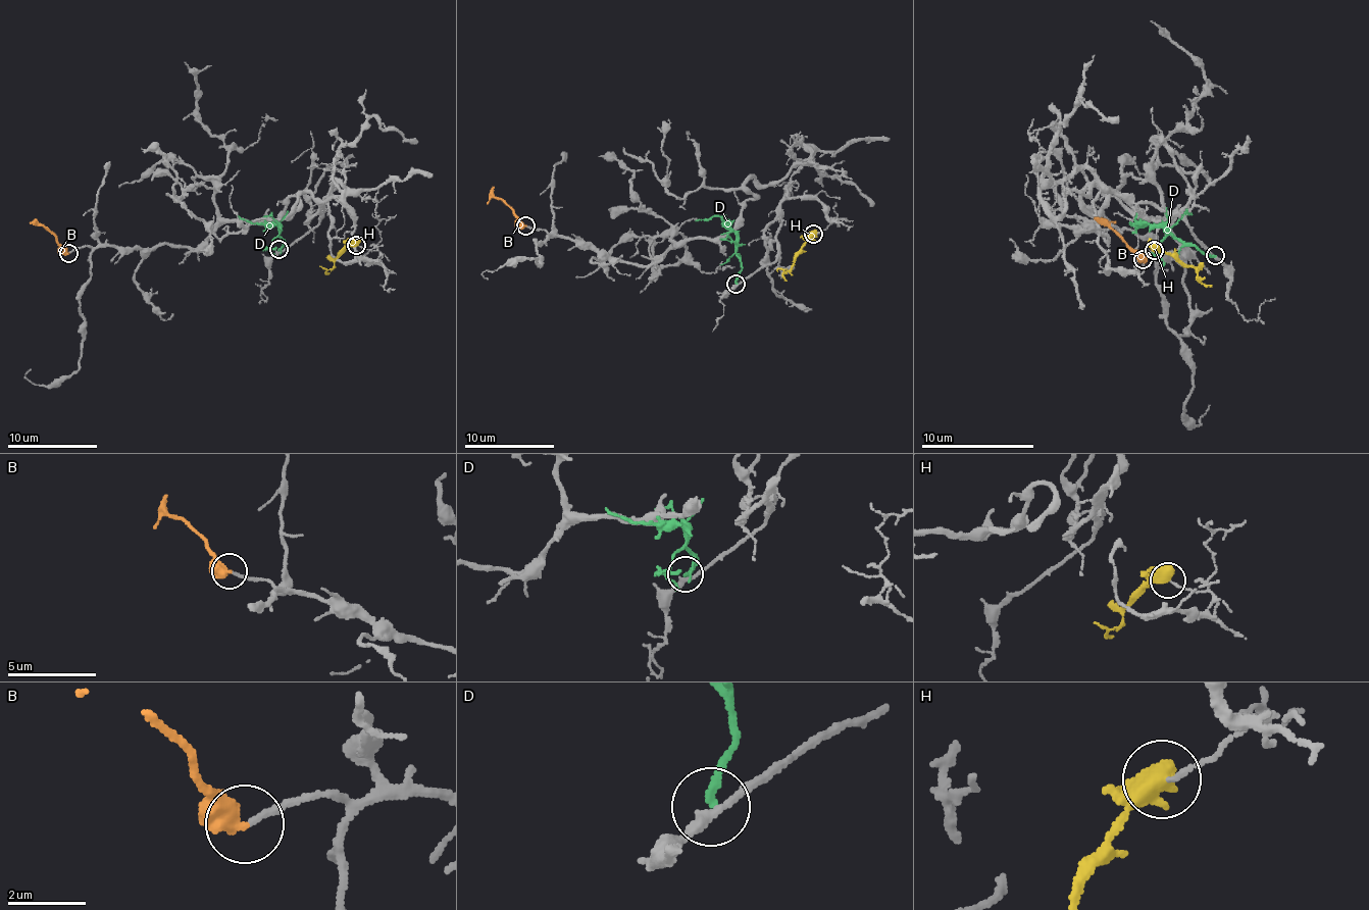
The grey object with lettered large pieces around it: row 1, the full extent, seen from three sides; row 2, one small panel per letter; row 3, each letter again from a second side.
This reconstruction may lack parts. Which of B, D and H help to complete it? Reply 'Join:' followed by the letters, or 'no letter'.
Join: B

